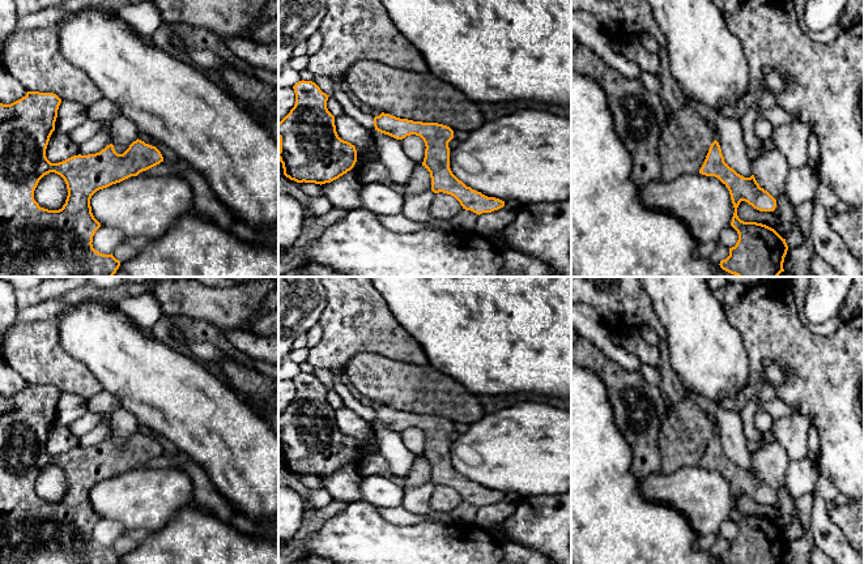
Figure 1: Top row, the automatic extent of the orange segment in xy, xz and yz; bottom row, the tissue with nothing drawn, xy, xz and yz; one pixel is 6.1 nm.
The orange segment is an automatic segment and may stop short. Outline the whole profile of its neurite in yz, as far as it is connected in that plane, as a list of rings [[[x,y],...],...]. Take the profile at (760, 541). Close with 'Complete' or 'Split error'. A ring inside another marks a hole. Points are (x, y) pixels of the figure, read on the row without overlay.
[[[716,432],[699,466],[718,470],[728,480],[735,500],[731,518],[737,524],[739,533],[729,540],[729,548],[720,554],[720,560],[725,564],[784,564],[783,555],[788,543],[786,531],[766,517],[744,514],[737,508],[741,494],[759,504],[774,504],[776,492],[759,479],[754,467],[744,470],[731,461]]]. Complete

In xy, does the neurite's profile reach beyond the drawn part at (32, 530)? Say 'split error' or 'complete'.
complete

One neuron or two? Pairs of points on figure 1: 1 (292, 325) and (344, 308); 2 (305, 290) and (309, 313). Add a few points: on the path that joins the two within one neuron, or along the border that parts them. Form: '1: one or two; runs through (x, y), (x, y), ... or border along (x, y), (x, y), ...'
1: two; border along (326, 290), (326, 307), (316, 323)
2: one; runs through (305, 295), (305, 308)

